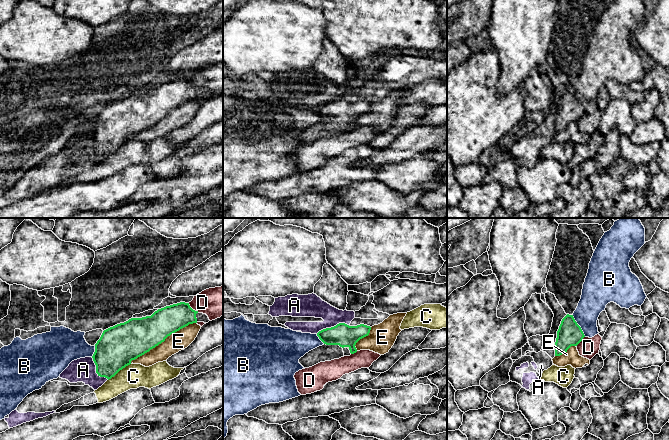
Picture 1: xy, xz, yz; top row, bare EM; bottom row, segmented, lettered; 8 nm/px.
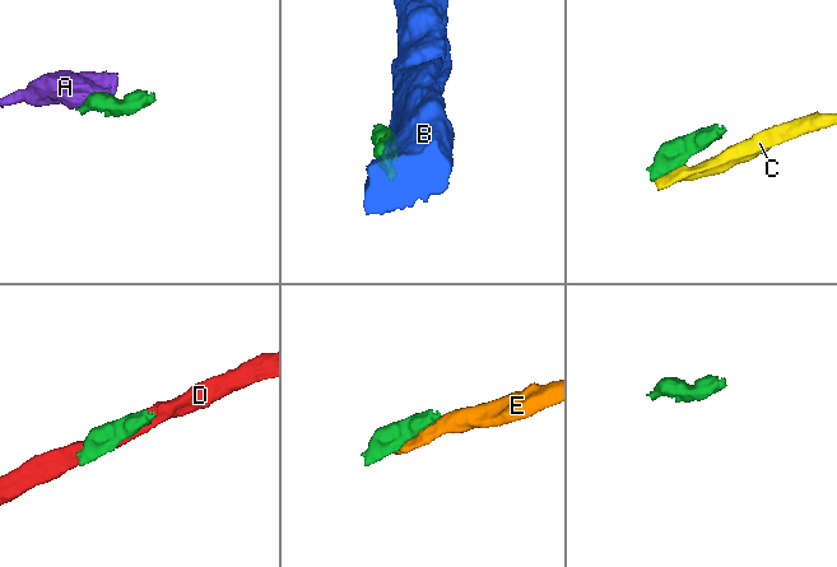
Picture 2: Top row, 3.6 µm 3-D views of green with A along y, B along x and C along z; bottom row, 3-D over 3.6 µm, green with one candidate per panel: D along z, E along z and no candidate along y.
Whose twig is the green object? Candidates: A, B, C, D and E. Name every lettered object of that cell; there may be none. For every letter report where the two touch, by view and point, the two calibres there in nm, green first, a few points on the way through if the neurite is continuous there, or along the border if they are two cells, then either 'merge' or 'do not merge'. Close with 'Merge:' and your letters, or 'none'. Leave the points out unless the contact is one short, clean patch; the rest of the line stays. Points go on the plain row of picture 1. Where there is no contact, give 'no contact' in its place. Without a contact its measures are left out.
A: contact xz (332, 103); calibres 180 and 180 nm; do not merge
B: contact yz (579, 102); calibres 190 and 220 nm; do not merge
C: contact xy (119, 146); calibres 320 and 200 nm; border xy (130, 139), (108, 156); do not merge
D: contact xy (192, 85); calibres 220 and 240 nm; do not merge
E: contact xy (162, 117); calibres 300 and 150 nm; do not merge
Merge: none

